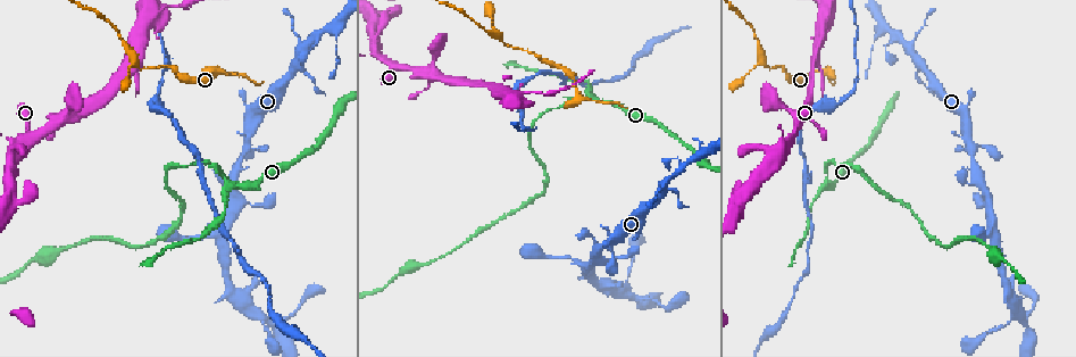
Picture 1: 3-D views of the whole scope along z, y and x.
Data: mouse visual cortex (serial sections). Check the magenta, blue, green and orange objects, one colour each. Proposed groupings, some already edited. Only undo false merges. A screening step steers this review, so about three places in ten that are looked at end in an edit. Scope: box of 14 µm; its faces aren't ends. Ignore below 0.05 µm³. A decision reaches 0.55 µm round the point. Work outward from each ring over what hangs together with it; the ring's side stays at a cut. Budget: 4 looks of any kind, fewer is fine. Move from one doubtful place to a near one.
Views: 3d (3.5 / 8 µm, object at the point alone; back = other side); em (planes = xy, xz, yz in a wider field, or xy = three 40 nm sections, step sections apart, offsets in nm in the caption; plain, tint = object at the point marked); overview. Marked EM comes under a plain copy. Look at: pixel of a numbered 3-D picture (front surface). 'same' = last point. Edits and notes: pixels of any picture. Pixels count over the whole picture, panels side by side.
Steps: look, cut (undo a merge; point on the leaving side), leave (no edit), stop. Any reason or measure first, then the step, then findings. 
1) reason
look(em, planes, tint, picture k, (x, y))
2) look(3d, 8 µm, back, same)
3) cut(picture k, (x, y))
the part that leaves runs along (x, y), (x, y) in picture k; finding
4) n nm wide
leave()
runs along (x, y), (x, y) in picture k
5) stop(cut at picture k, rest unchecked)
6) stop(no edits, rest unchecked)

three arms meet
look(3d, 3.5 µm, back, picture 1, (591, 97))

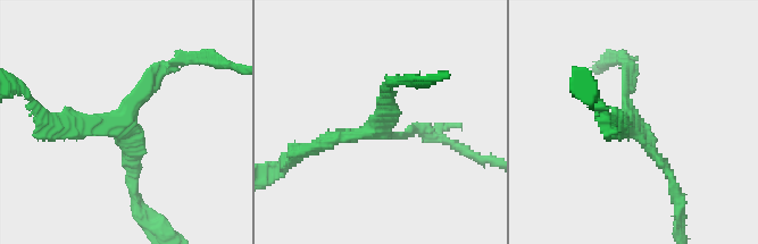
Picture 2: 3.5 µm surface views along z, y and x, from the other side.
look(em, xy, step 3, tint, picture 2, (627, 125))

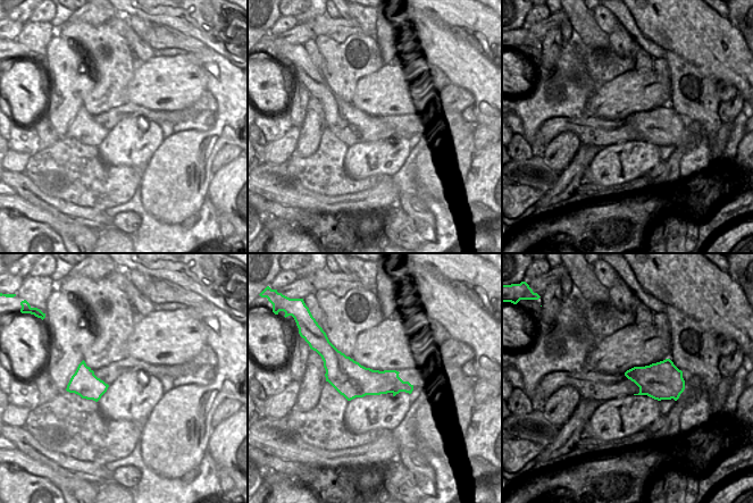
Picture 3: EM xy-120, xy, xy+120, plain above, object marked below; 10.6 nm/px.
3 arms; arms of 150, 150, 200 nm
leave()
runs along (44, 120), (118, 124), (167, 65) in picture 2; continuous, no second cell

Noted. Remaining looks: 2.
thick turns thin
look(3d, 3.5 µm, picture 1, (136, 62))

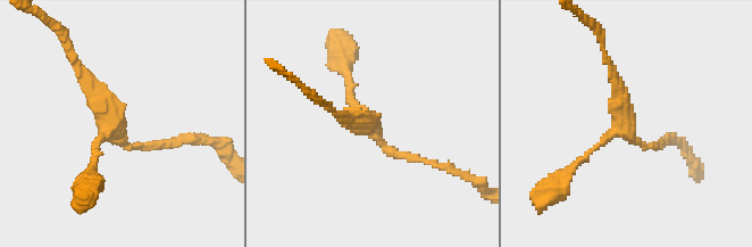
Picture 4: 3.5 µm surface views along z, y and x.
3 arms; arms of 100, 150, 200 nm; need the tissue
look(em, xy, step 1, tint, picture 4, (365, 125))

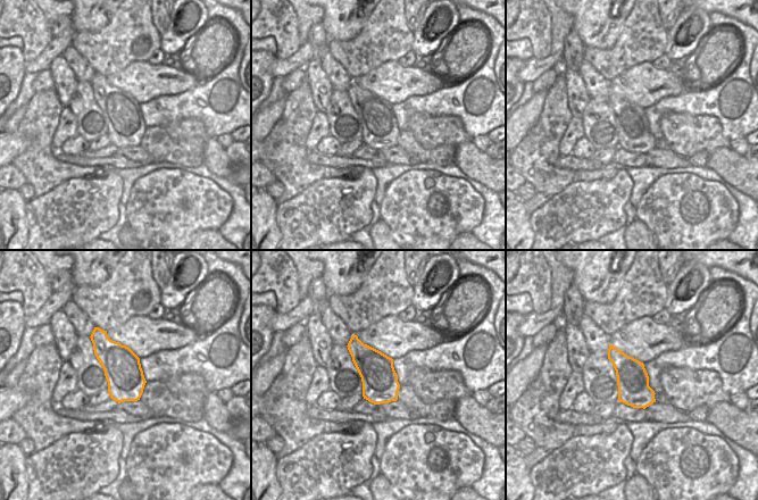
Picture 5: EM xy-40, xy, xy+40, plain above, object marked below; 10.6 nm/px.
380 nm wide
leave()
runs along (167, 141), (122, 141), (73, 64) in picture 4; all the same cell

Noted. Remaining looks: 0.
stop(no edits, rest unchecked)

